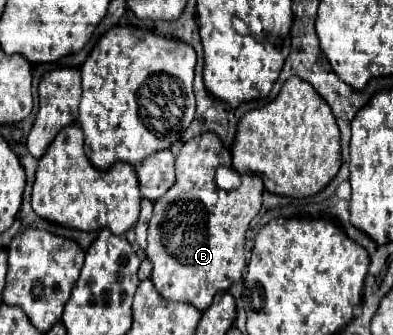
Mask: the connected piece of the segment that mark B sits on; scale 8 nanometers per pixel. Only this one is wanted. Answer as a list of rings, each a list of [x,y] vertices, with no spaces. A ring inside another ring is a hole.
[[[204,133],[186,141],[176,155],[176,183],[154,201],[154,215],[148,223],[146,255],[154,265],[154,287],[162,297],[188,301],[200,311],[212,303],[216,293],[228,291],[232,283],[242,279],[244,235],[260,211],[264,191],[260,177],[254,175],[246,175],[240,189],[218,189],[214,171],[220,165],[232,165],[232,157],[218,135]]]

